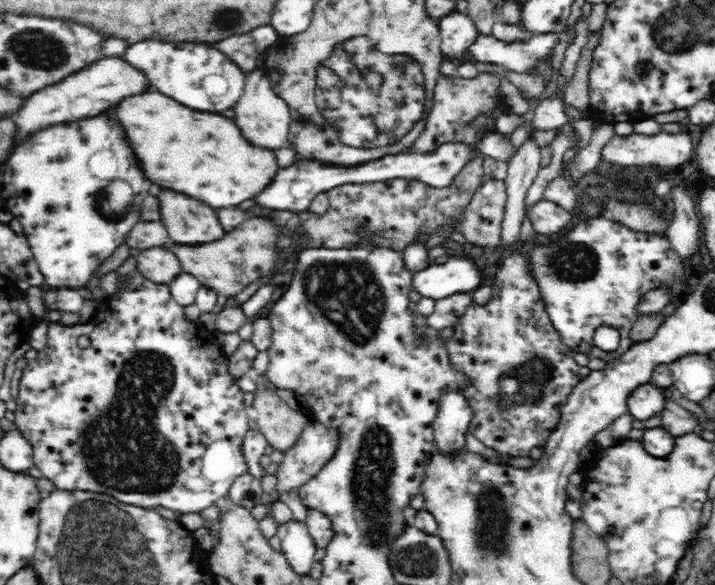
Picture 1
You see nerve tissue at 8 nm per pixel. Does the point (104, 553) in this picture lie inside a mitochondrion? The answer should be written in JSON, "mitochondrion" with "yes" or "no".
{"mitochondrion":"yes"}

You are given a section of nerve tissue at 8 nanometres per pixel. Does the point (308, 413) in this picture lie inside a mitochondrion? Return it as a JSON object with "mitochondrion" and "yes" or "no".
{"mitochondrion":"no"}

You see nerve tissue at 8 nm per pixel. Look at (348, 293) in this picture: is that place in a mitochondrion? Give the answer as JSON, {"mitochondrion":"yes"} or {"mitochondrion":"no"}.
{"mitochondrion":"yes"}

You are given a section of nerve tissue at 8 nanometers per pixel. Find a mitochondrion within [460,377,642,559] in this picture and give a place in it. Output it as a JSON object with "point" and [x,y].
{"point":[491,530]}

